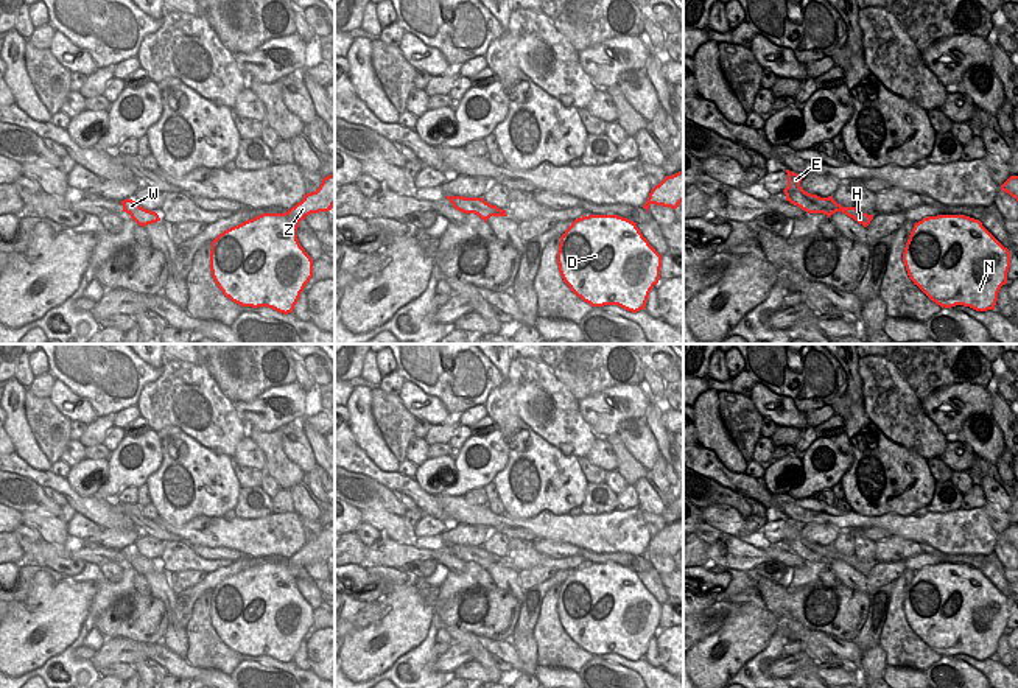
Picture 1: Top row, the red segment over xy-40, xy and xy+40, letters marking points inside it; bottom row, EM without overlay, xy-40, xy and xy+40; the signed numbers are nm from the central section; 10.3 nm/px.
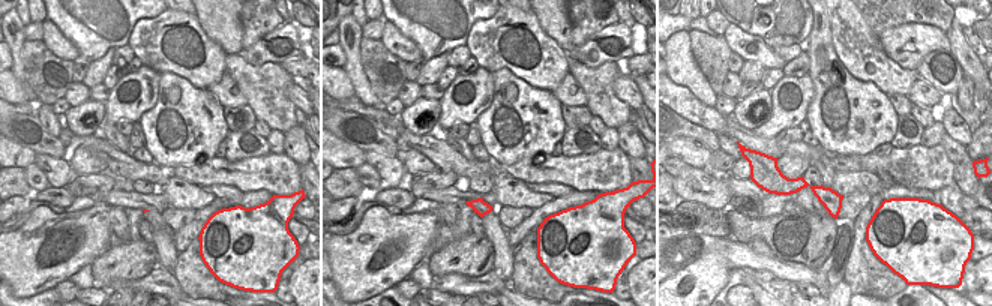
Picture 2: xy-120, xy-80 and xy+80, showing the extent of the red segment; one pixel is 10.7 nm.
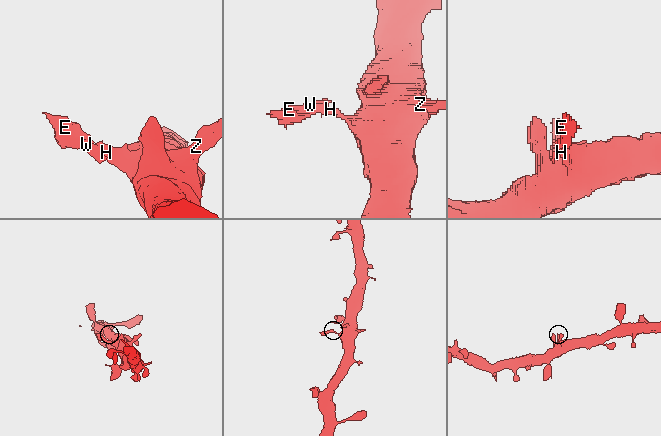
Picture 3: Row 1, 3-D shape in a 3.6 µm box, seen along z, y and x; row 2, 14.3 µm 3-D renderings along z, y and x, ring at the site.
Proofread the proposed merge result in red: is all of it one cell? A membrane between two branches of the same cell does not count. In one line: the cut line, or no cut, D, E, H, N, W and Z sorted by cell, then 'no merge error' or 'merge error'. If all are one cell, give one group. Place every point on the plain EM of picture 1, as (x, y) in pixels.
xy+40 (844, 556), (842, 561) | D H N Z / E W | merge error

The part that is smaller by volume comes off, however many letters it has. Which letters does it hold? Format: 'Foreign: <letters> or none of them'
Foreign: E, W.

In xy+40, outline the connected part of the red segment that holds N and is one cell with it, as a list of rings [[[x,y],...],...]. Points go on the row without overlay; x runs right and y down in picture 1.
[[[928,565],[914,573],[903,601],[909,627],[942,657],[995,658],[1010,601],[979,568]]]

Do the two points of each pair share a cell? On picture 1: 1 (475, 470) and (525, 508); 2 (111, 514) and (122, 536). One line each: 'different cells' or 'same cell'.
1: different cells
2: different cells

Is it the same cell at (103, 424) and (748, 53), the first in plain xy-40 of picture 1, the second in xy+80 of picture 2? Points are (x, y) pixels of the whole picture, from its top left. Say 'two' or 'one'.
two

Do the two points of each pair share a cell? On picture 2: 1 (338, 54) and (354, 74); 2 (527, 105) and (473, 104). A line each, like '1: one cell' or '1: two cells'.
1: two cells
2: two cells

